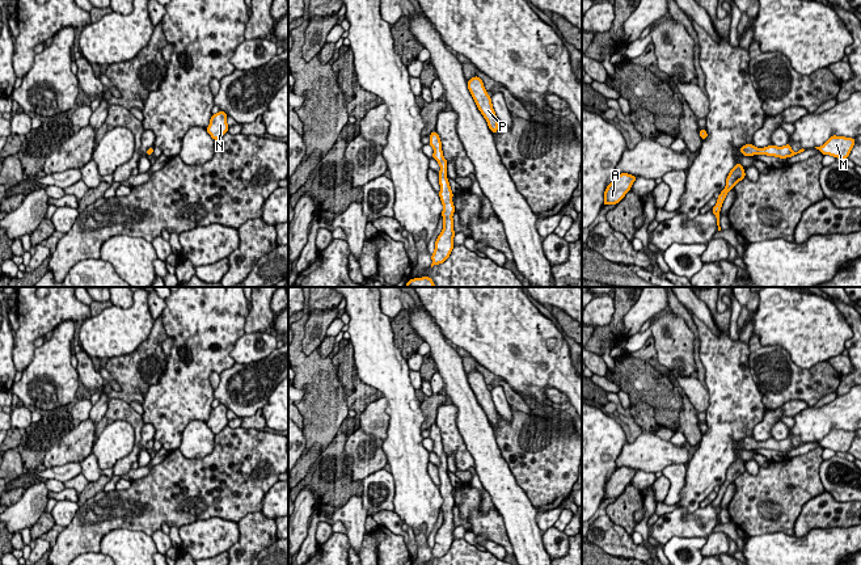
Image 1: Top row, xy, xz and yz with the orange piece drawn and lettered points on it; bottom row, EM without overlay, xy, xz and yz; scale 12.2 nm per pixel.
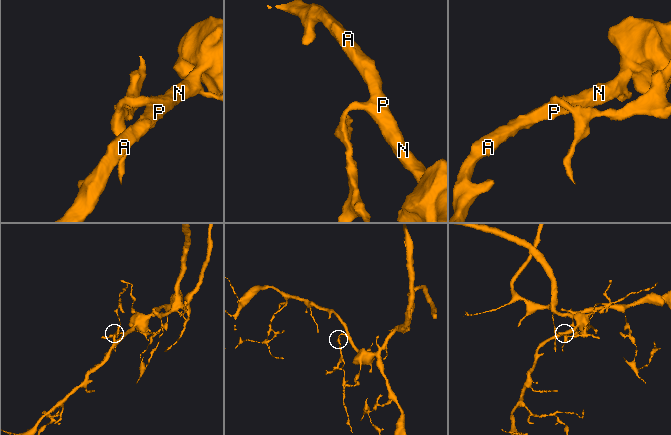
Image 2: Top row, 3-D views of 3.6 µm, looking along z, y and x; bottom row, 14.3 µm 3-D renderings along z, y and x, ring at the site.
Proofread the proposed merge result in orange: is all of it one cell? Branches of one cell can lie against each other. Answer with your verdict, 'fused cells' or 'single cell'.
single cell

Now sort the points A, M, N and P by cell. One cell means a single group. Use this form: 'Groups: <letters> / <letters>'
Groups: A M N P

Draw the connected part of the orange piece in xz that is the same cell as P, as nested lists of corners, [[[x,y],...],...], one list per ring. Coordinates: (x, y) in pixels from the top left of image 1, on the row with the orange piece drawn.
[[[478,76],[472,77],[468,80],[468,89],[478,110],[486,119],[489,128],[495,134],[498,131],[498,119],[493,109],[491,97],[488,94],[482,80]]]

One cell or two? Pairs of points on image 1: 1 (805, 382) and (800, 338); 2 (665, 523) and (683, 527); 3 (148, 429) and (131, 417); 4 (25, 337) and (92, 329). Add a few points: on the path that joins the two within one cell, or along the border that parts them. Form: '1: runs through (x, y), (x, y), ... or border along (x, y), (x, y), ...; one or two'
1: border along (781, 348), (801, 367), (811, 367), (827, 361); two
2: runs through (669, 523), (679, 523); one
3: border along (144, 425), (140, 433), (140, 450); two
4: border along (91, 315), (77, 325); two

